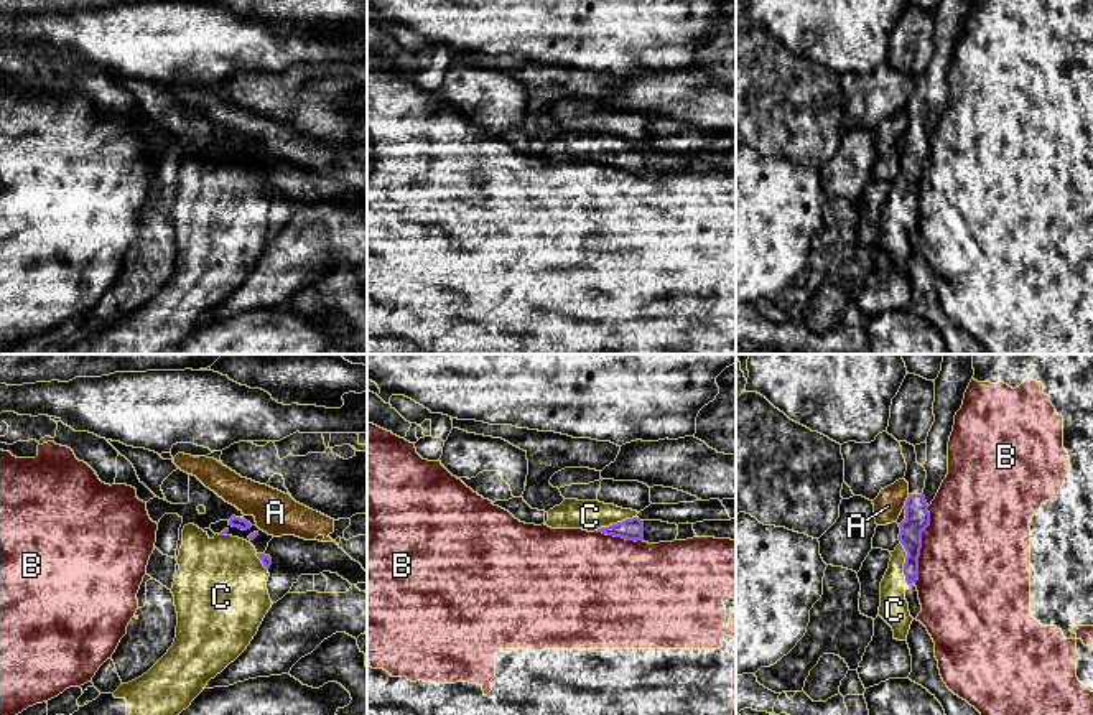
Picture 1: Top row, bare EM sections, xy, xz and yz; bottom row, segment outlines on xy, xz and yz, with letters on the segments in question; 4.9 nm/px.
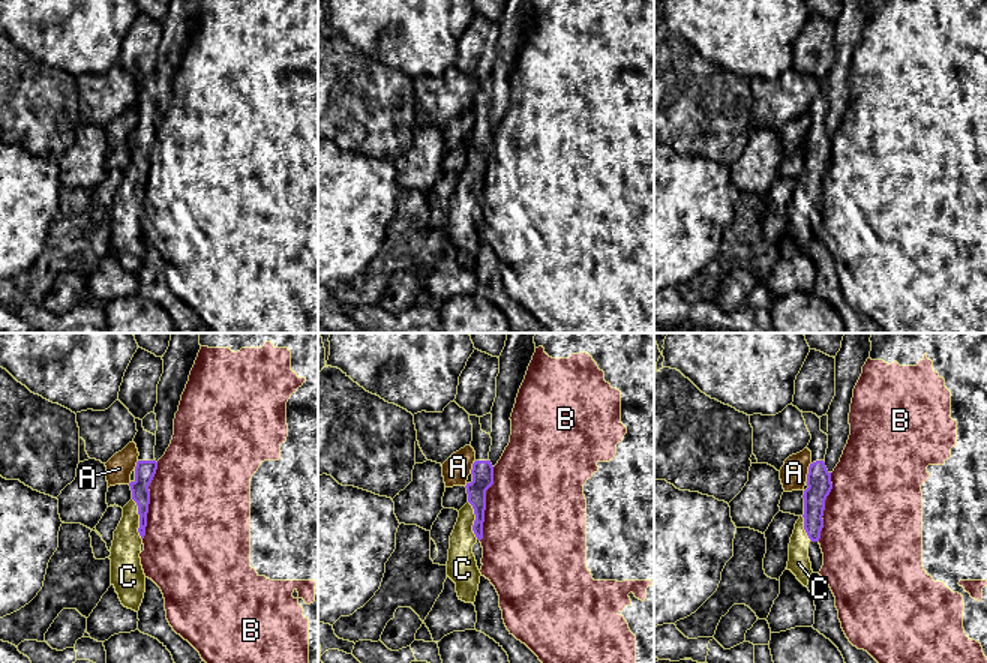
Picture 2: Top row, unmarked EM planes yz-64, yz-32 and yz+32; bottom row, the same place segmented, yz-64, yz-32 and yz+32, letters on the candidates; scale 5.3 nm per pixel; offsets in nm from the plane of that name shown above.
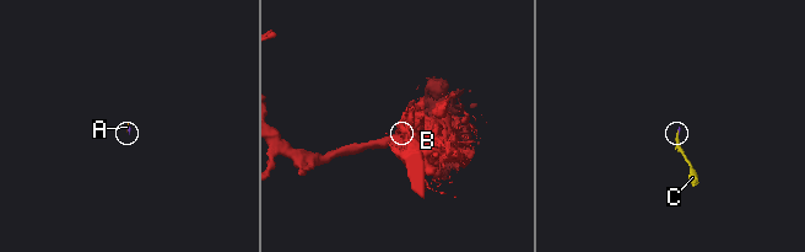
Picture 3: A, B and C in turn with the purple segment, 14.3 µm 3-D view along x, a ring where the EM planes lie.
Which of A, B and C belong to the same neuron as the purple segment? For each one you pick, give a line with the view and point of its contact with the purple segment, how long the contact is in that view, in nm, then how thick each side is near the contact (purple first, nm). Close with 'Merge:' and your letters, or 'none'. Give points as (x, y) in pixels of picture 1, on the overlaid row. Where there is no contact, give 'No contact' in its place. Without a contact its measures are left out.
C: Touches purple at xz (618, 523). Shared border 220 nm. Thickness 110 nm (purple) against 150 nm
Merge: C

